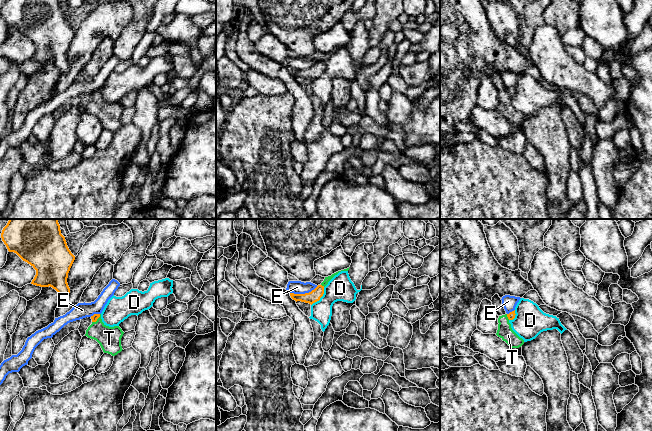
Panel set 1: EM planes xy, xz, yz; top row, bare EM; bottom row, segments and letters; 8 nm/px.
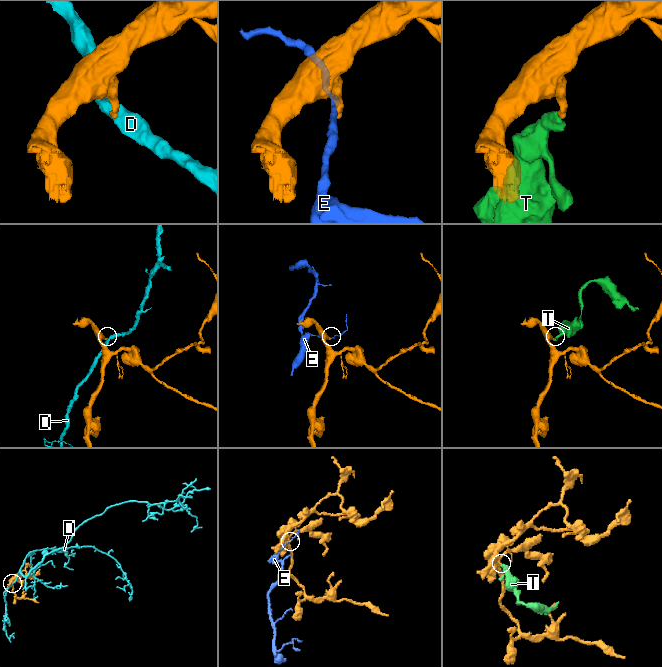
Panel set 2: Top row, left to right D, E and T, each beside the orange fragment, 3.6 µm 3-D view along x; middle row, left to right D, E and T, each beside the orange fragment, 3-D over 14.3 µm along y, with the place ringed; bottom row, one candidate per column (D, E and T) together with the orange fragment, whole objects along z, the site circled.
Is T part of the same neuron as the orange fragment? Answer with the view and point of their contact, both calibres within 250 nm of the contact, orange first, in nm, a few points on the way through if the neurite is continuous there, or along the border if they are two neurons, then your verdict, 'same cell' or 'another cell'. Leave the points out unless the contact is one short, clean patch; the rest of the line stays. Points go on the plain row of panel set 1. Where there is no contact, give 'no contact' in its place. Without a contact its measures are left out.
contact xz (323, 62); calibres 90 and 50 nm; way xz (315, 71), (323, 62), (327, 55); same cell

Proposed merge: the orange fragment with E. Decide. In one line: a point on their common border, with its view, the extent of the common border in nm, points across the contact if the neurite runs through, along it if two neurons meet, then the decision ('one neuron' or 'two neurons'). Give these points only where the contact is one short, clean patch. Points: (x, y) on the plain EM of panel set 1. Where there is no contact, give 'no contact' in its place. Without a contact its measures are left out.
meets orange in xz at (303, 70); contact 240 nm long; border along xz (317, 62), (308, 68), (290, 69); two neurons

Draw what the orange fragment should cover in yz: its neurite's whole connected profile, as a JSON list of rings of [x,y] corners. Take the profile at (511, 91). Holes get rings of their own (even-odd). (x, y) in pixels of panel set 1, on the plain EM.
[[[515,86],[509,90],[499,92],[498,106],[496,111],[505,117],[511,124],[519,124],[524,120],[524,116],[520,114],[511,104],[510,96],[515,94]]]

